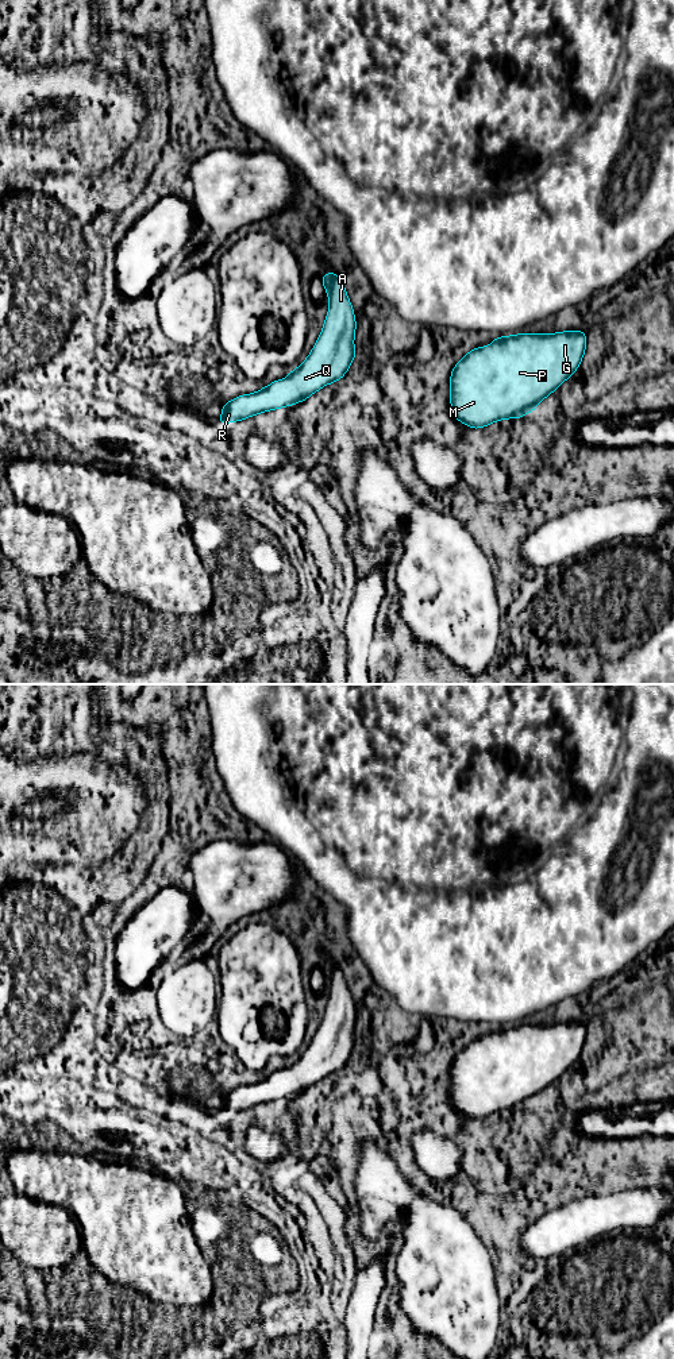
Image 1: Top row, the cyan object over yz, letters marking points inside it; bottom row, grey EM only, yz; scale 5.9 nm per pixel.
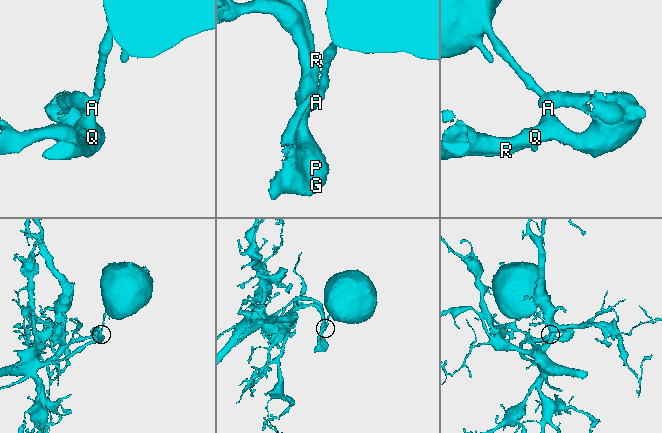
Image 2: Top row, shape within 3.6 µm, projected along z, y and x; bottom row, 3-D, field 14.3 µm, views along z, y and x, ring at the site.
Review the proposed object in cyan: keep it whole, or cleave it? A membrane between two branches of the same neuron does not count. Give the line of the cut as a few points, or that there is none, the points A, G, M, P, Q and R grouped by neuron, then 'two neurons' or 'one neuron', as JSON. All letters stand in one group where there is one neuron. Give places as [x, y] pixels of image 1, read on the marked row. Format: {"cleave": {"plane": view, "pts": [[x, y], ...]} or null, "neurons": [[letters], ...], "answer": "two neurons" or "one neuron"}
{"cleave": {"plane": "yz", "pts": [[324, 277], [327, 292]]}, "neurons": [["A", "Q", "R"], ["G", "M", "P"]], "answer": "two neurons"}

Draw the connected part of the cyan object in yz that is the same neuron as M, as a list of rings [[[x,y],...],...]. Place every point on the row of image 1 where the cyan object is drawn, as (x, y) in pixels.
[[[586,331],[496,336],[492,345],[463,355],[450,372],[454,420],[481,429],[505,418],[520,420],[567,381],[579,367],[588,345]]]

